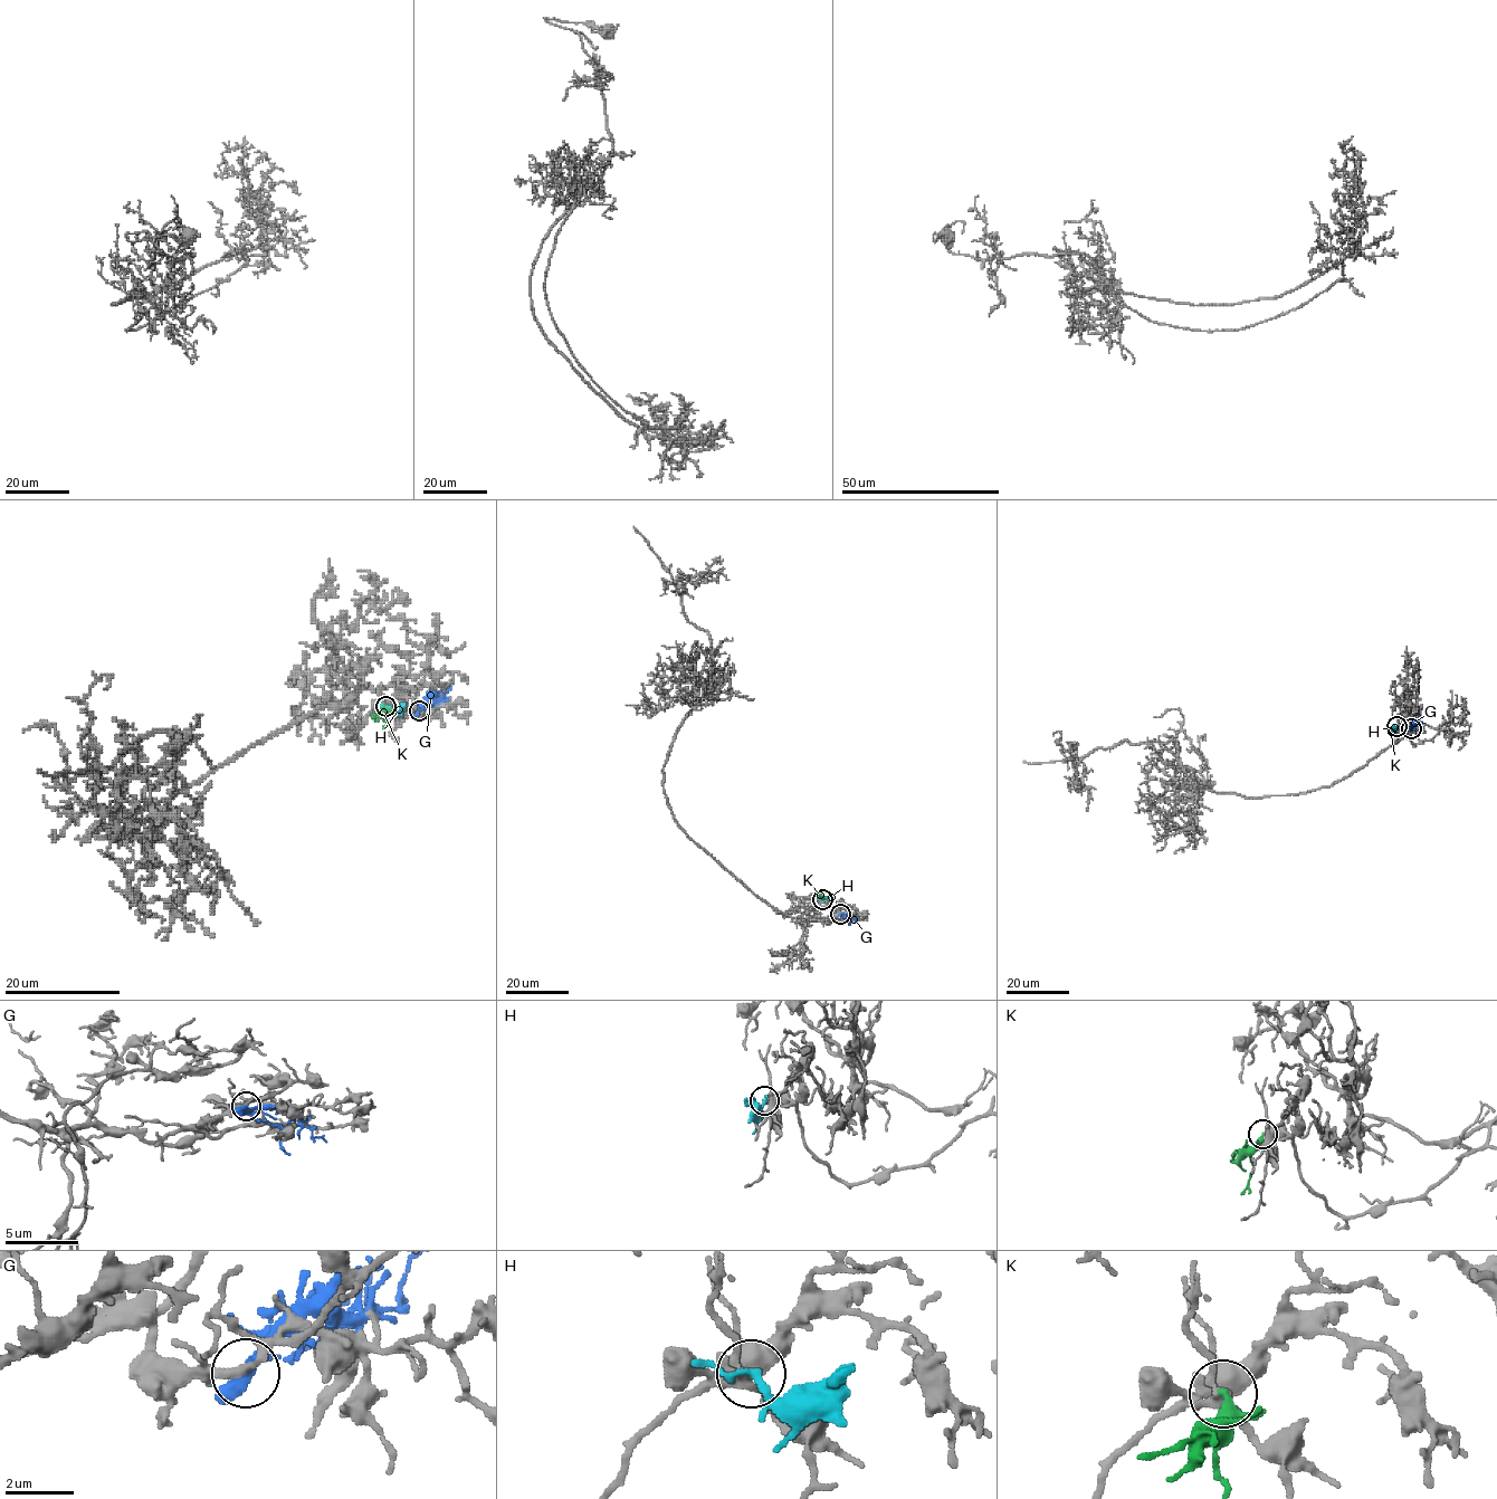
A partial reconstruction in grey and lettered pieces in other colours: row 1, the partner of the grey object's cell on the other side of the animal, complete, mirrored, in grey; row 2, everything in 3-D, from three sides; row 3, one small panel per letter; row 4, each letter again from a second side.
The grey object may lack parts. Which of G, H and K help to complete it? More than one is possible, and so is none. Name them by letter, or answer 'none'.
H

